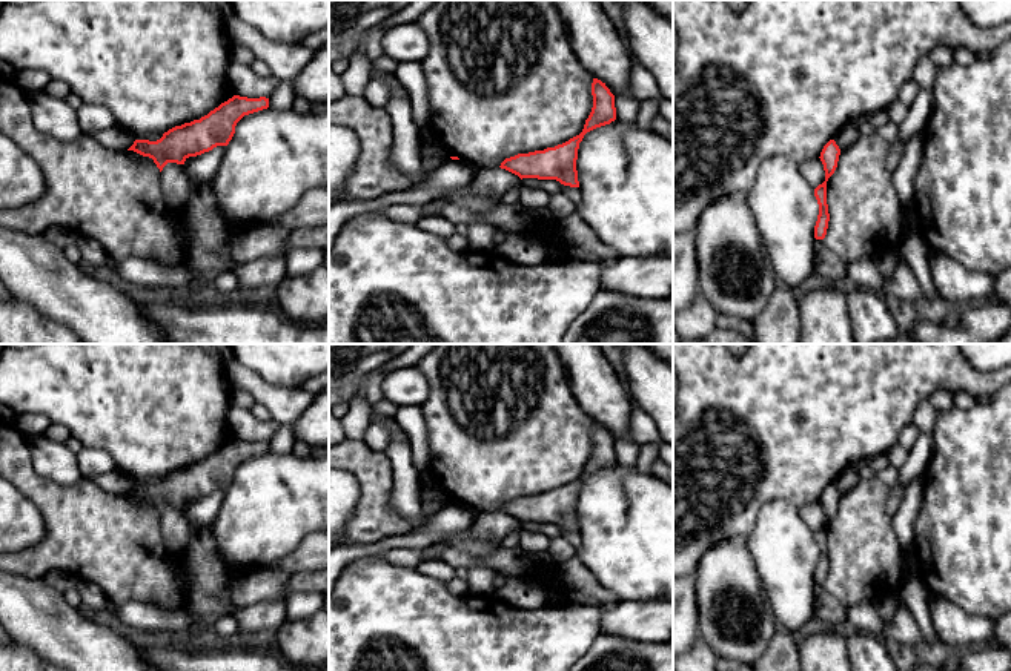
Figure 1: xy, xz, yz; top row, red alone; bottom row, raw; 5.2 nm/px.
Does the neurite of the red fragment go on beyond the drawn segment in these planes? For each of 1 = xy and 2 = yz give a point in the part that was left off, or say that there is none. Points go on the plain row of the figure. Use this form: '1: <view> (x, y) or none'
1: none
2: none

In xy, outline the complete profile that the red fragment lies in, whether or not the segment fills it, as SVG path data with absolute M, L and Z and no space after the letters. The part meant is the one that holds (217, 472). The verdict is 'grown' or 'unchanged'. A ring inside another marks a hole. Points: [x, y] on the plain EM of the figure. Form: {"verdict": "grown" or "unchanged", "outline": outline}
{"verdict": "unchanged", "outline": "M234 439L227 445L221 447L218 451L210 454L207 459L200 464L194 464L191 467L184 467L181 470L175 470L163 478L163 481L157 485L149 484L135 484L134 488L128 494L134 494L143 501L149 501L154 504L160 516L167 507L184 508L189 501L197 501L204 496L212 494L217 490L227 490L235 478L237 467L249 458L263 454L269 451L269 442L247 442Z"}

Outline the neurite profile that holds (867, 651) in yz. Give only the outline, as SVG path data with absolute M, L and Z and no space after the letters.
M856 631L847 643L851 671L897 671L882 636Z

